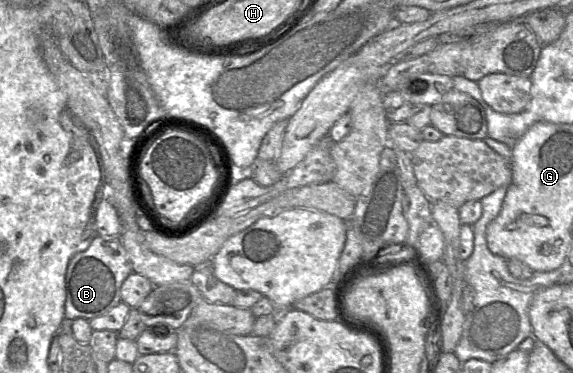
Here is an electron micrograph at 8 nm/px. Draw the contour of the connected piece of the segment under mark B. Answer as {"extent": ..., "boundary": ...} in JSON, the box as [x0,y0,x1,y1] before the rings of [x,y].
{"extent":[64,235,132,320],"boundary":[[[97,235],[86,250],[75,254],[68,263],[64,317],[68,320],[91,320],[106,314],[121,301],[121,285],[131,273],[132,264],[120,237],[103,238]]]}

